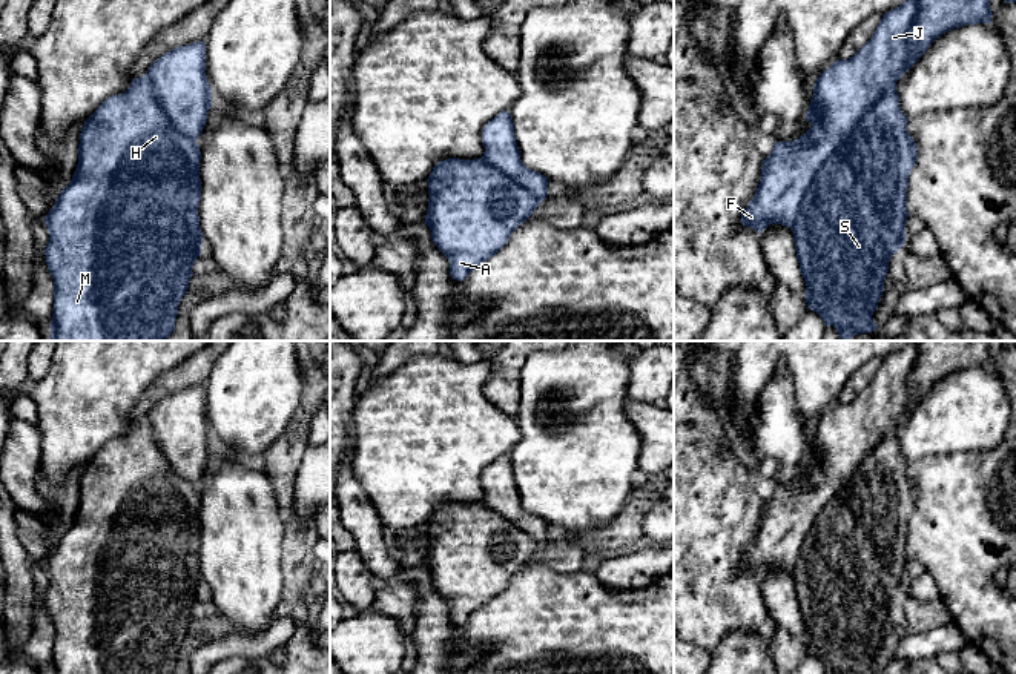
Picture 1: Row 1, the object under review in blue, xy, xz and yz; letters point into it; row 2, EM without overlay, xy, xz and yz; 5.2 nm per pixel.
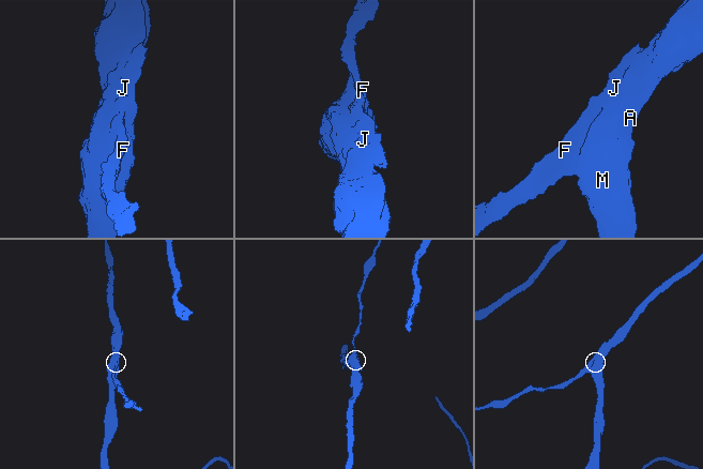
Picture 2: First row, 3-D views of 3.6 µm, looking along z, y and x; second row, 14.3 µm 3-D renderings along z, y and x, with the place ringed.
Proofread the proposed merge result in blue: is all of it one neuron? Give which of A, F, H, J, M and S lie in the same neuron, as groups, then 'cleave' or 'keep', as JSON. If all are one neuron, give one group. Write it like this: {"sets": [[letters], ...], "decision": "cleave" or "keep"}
{"sets": [["A", "H", "M", "S"], ["F", "J"]], "decision": "cleave"}

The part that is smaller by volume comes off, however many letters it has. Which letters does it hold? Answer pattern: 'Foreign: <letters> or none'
Foreign: F, J

